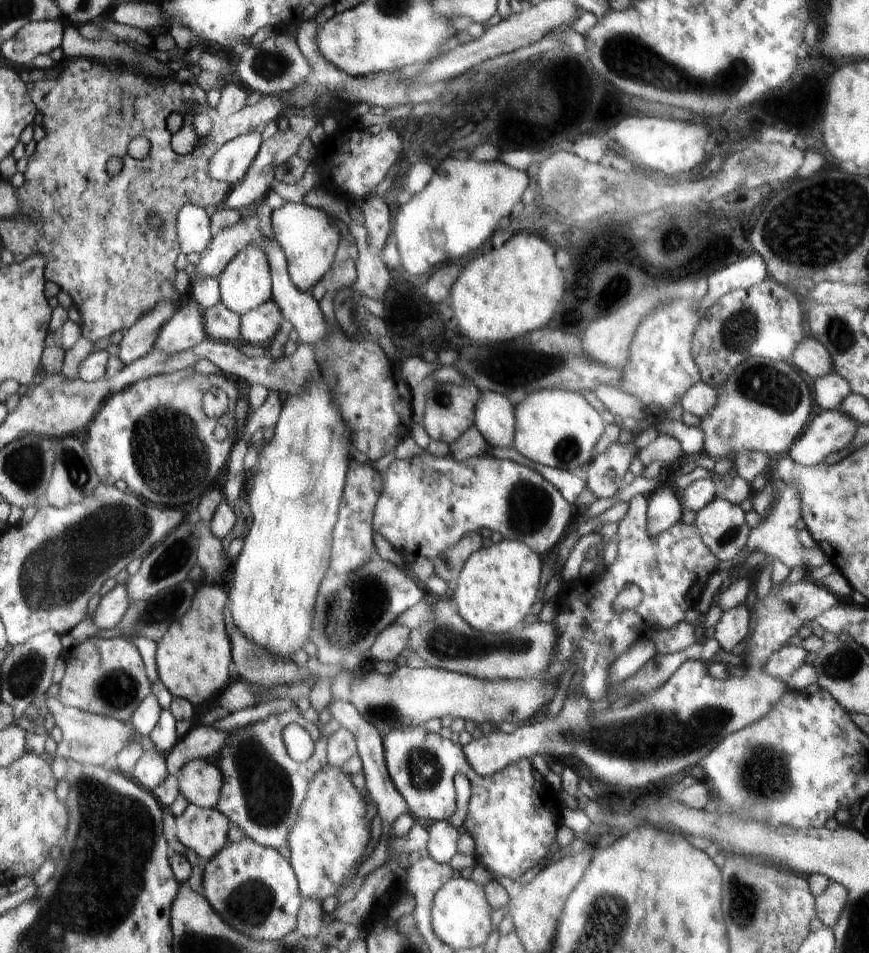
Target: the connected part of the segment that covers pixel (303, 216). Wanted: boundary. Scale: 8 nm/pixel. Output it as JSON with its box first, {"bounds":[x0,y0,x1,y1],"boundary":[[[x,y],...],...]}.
{"bounds":[272,202,341,292],"boundary":[[[288,202],[272,212],[272,234],[286,256],[292,283],[301,292],[309,292],[330,271],[341,238],[332,216],[303,202]]]}

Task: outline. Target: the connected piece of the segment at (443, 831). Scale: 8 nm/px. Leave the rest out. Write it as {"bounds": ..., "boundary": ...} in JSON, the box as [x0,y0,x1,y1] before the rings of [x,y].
{"bounds":[425,821,458,864],"boundary":[[[436,821],[428,831],[428,844],[425,851],[428,858],[436,864],[449,864],[452,856],[457,854],[458,829],[447,821]]]}

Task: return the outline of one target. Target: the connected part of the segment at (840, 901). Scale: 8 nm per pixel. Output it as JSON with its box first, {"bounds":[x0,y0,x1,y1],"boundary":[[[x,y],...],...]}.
{"bounds":[815,883,848,928],"boundary":[[[831,883],[820,896],[815,897],[816,917],[823,925],[832,928],[836,925],[844,910],[846,896],[848,896],[848,888],[844,888],[842,884]]]}

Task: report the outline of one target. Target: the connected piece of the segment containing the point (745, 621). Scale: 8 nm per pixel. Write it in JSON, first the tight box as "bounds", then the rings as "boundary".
{"bounds":[713,604,751,653],"boundary":[[[740,604],[721,614],[714,627],[713,639],[720,644],[723,651],[730,653],[746,639],[750,630],[751,613],[745,604]]]}

